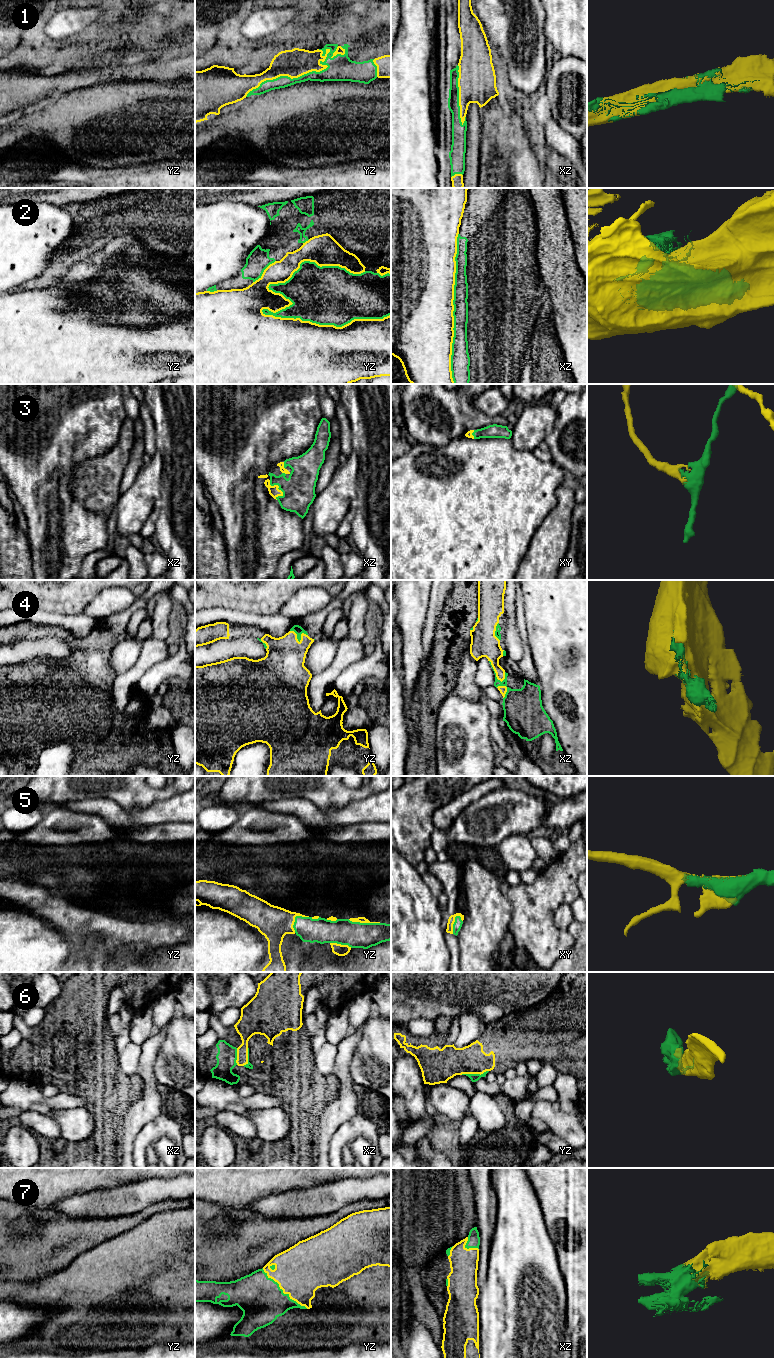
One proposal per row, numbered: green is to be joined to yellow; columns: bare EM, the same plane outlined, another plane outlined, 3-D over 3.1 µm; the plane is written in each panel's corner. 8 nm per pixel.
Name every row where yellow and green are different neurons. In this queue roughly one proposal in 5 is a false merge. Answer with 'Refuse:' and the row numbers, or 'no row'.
Refuse: 2

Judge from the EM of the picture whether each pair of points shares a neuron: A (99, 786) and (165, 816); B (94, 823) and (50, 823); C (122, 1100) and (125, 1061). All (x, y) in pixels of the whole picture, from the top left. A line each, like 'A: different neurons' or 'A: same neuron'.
A: different neurons
B: same neuron
C: different neurons

